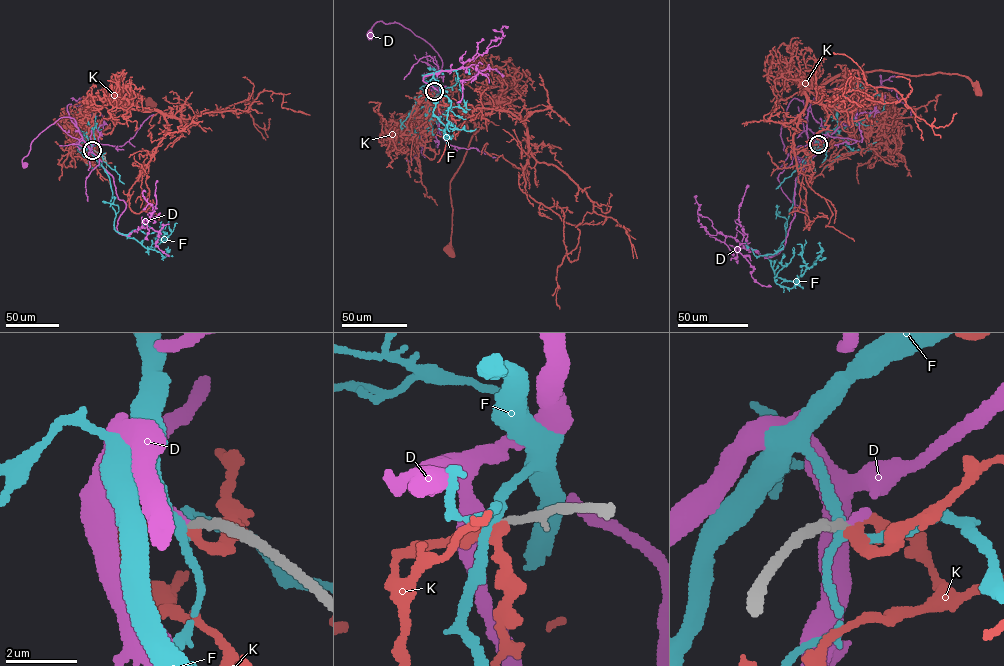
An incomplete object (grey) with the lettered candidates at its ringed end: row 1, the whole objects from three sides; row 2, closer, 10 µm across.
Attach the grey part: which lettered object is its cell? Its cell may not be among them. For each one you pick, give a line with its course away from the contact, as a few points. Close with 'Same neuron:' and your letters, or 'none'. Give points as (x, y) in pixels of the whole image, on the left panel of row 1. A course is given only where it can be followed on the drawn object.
D: it runs (92, 150), (83, 139), (74, 119), (61, 117), (34, 139), (29, 153), (23, 158), (24, 165)
Same neuron: D

